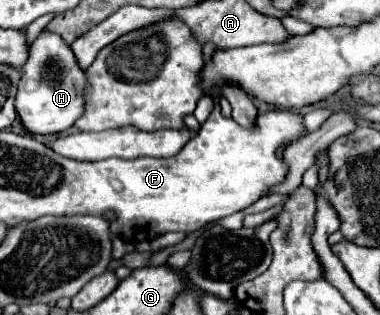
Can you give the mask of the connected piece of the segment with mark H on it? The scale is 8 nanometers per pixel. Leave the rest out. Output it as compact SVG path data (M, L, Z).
M44 29L30 45L30 57L24 63L22 71L24 75L18 85L16 111L20 115L24 131L30 135L46 135L60 133L72 127L84 111L82 89L86 75L80 67L76 67L76 57L72 55L70 45L66 45L60 35Z

